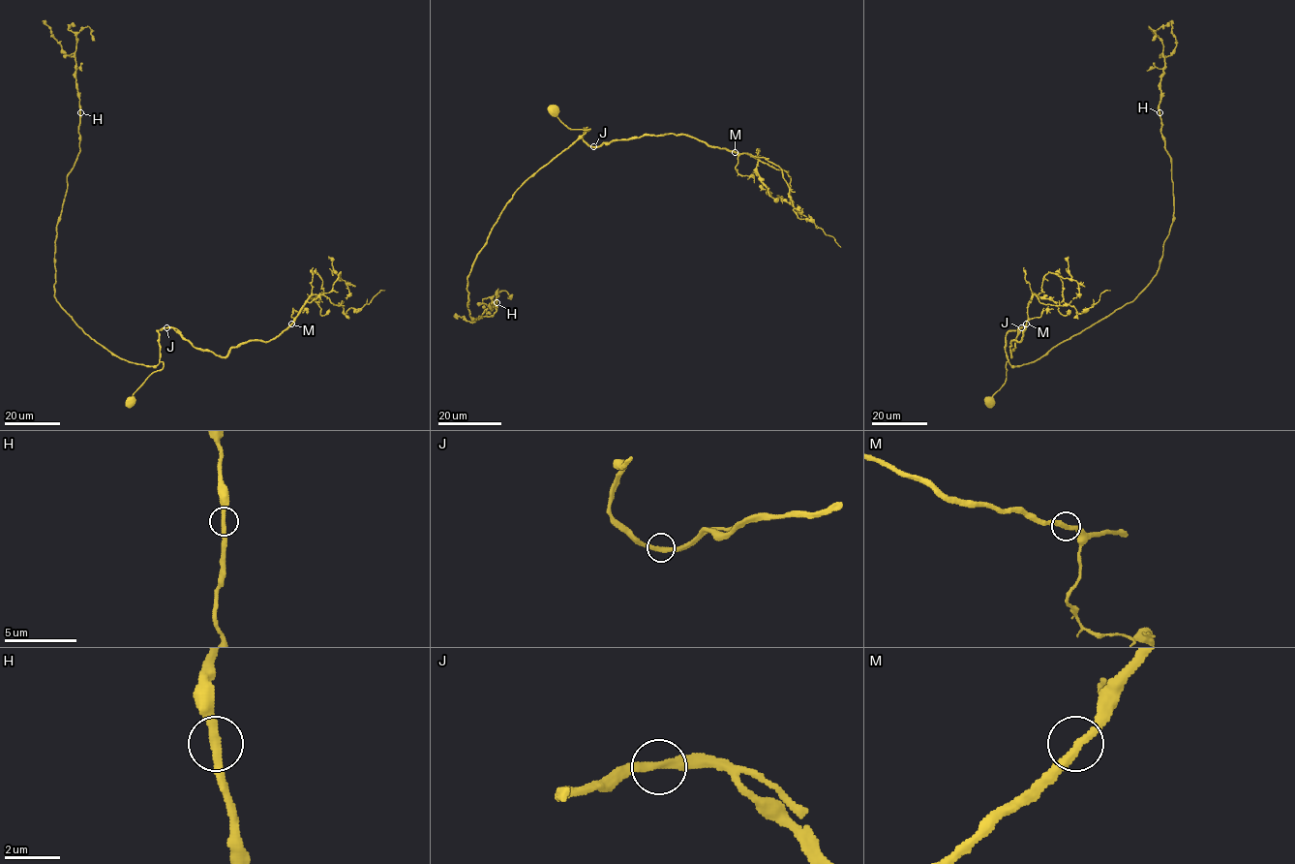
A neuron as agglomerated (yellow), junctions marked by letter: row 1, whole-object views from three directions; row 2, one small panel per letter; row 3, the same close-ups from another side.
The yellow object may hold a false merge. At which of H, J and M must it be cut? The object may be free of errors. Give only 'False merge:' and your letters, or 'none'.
False merge: none

